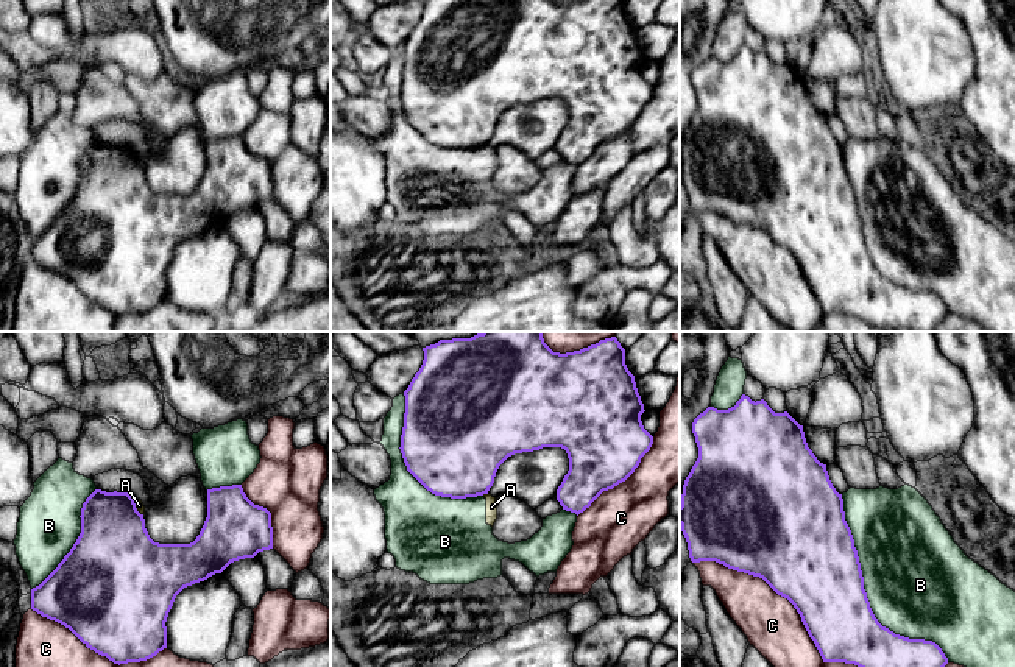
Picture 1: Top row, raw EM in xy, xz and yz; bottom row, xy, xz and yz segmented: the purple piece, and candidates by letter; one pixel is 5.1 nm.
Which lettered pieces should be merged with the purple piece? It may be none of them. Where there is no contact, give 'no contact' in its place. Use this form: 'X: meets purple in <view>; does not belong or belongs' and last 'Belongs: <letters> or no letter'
A: meets purple in xz; does not belong
B: meets purple in yz; does not belong
C: meets purple in yz; does not belong
Belongs: no letter

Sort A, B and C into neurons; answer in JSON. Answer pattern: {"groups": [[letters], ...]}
{"groups": [["A", "B"], ["C"]]}

